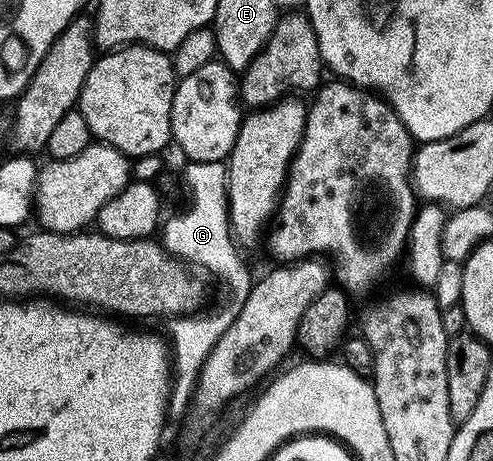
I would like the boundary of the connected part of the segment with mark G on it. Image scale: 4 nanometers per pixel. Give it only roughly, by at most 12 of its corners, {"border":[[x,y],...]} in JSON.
{"border":[[188,161],[188,206],[163,222],[172,256],[243,290],[227,164]]}

